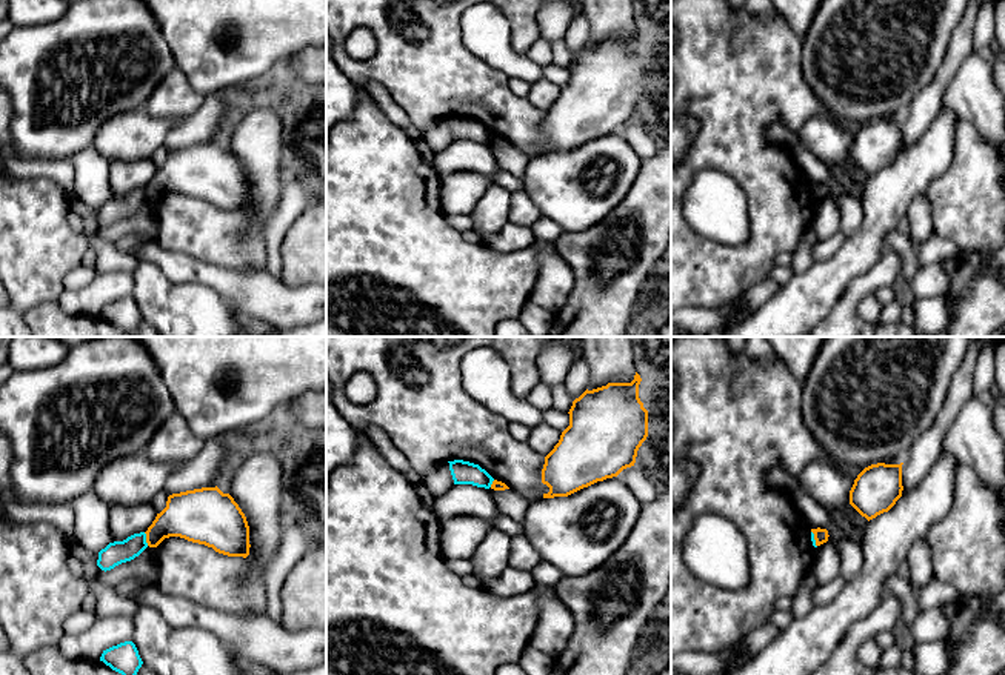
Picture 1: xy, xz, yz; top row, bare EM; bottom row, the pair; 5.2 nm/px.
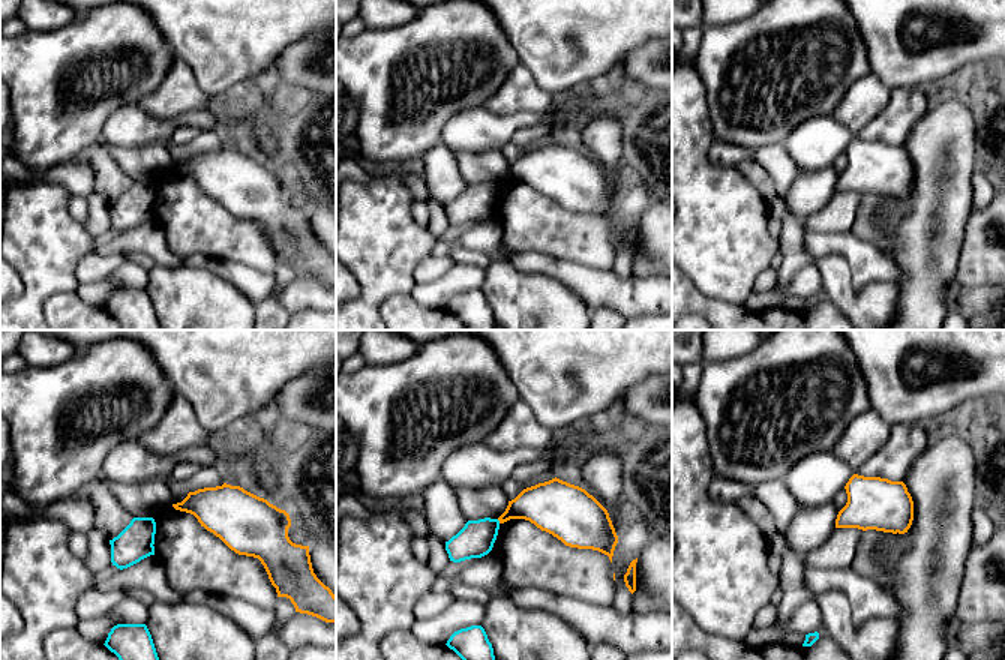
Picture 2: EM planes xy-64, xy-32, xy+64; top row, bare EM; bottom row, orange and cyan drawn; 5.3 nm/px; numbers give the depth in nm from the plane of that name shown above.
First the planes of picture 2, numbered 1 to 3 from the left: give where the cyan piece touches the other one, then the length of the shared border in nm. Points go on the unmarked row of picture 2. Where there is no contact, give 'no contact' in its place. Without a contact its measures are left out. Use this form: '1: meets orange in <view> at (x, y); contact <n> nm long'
1: no contact
2: meets orange in xy-32 at (498, 183); contact 30 nm long
3: no contact

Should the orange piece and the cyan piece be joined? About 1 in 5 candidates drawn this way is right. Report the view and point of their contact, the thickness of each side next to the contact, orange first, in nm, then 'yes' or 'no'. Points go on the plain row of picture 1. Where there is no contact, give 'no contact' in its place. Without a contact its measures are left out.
xy (146, 194) | 240/120 nm | no

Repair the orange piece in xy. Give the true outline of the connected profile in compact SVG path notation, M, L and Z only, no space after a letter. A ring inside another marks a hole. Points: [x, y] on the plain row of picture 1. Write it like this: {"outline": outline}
{"outline": "M217 141L169 151L166 163L145 189L149 203L169 192L205 200L228 212L246 214L251 203L245 169Z"}

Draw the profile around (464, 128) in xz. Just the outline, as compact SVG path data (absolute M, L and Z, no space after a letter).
M454 115L448 118L454 140L472 140L489 145L494 137L494 134L479 120L463 115Z

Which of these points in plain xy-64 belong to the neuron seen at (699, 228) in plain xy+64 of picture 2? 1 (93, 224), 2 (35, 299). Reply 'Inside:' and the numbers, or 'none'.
Inside: 2

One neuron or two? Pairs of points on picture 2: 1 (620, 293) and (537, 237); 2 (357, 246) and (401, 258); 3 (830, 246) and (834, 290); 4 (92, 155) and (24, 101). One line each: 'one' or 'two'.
1: two
2: one
3: two
4: two

